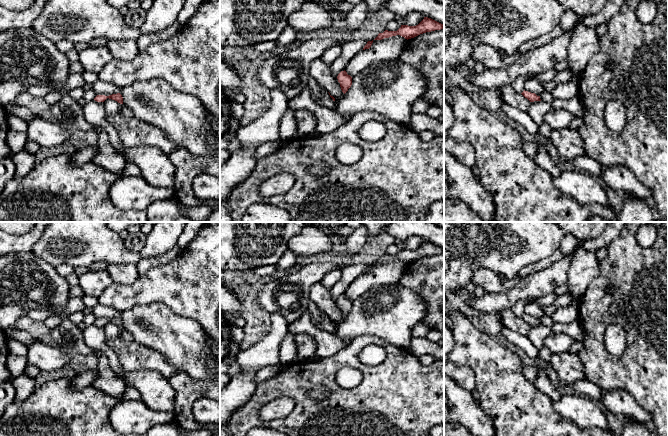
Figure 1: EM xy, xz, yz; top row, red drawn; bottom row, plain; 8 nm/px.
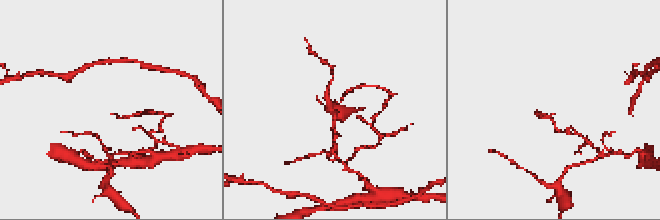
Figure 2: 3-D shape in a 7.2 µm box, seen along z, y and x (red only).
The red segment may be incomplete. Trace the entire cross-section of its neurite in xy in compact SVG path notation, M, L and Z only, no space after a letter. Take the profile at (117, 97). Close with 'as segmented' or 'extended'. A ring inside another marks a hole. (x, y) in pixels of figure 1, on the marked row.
M120 93L112 94L109 96L97 95L94 100L97 102L104 102L107 98L117 101L120 104L123 104L123 97Z; as segmented

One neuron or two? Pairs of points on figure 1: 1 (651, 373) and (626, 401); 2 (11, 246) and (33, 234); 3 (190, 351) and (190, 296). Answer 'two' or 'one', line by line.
1: two
2: one
3: two

